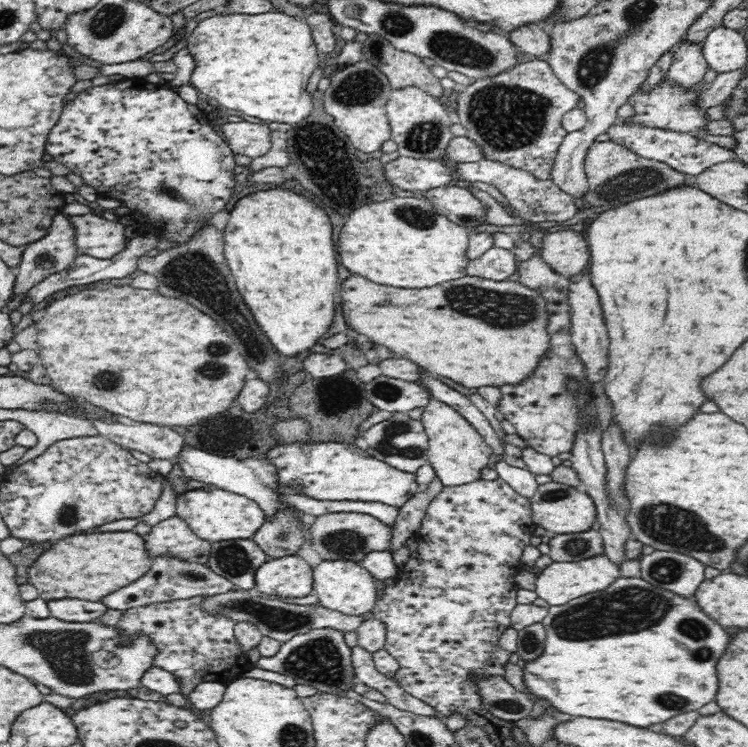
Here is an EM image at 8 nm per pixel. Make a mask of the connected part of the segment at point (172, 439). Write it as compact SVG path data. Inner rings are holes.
M94 419L98 434L128 450L144 452L153 459L175 462L183 449L184 441L178 431L169 426L136 422L107 422Z

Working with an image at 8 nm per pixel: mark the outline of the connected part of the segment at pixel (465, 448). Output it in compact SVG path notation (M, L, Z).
M431 398L424 407L420 422L428 437L426 462L431 465L438 480L442 481L442 486L462 486L482 479L481 474L488 468L488 458L493 450L462 415L444 402Z

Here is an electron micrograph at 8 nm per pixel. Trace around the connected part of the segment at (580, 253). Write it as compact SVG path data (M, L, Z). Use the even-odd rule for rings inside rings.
M562 230L543 237L542 259L550 269L567 279L584 272L591 264L586 235L578 231Z

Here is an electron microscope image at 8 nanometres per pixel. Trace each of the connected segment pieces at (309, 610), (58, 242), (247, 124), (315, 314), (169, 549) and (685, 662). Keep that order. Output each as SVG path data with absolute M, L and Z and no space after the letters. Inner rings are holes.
M230 590L222 594L204 597L198 602L198 607L210 615L222 615L234 621L246 621L260 629L262 636L270 637L280 644L289 641L294 635L305 635L312 629L330 628L345 634L355 631L363 622L363 616L346 615L337 610L326 609L320 605L302 605L285 602L280 598L264 597L258 590Z
M62 212L58 213L53 218L49 234L44 238L38 239L36 242L30 243L26 247L26 250L24 250L22 262L20 262L20 266L16 269L16 278L14 280L14 286L12 286L12 296L8 298L6 306L21 294L25 294L32 286L36 286L38 282L42 282L42 279L50 276L50 274L68 268L79 256L75 237L75 227L70 223L70 218Z
M262 121L228 122L222 125L222 132L234 154L257 159L270 150L273 131Z
M276 189L256 192L236 202L222 234L224 255L236 286L274 350L283 360L310 350L334 322L334 296L338 294L338 258L332 250L332 226L324 210L300 196L300 192Z
M178 515L164 519L144 536L150 556L167 554L188 562L207 564L211 542L200 538Z
M641 576L638 578L618 577L608 588L585 594L584 596L575 598L562 606L548 607L547 615L542 620L546 636L546 648L542 652L542 656L538 660L527 662L524 666L524 682L532 694L546 698L554 708L558 708L560 712L572 714L572 716L588 716L588 718L606 718L606 720L618 720L618 722L626 722L638 728L647 729L652 724L660 724L682 714L682 712L694 712L700 706L706 706L715 701L715 696L719 690L718 676L716 676L716 666L718 660L722 658L722 654L728 648L728 642L731 641L731 631L726 632L726 628L718 626L715 620L712 620L701 608L694 598L686 598L674 592L658 588L644 580ZM584 642L588 642L588 652L578 652L582 650L580 646L584 646Z

